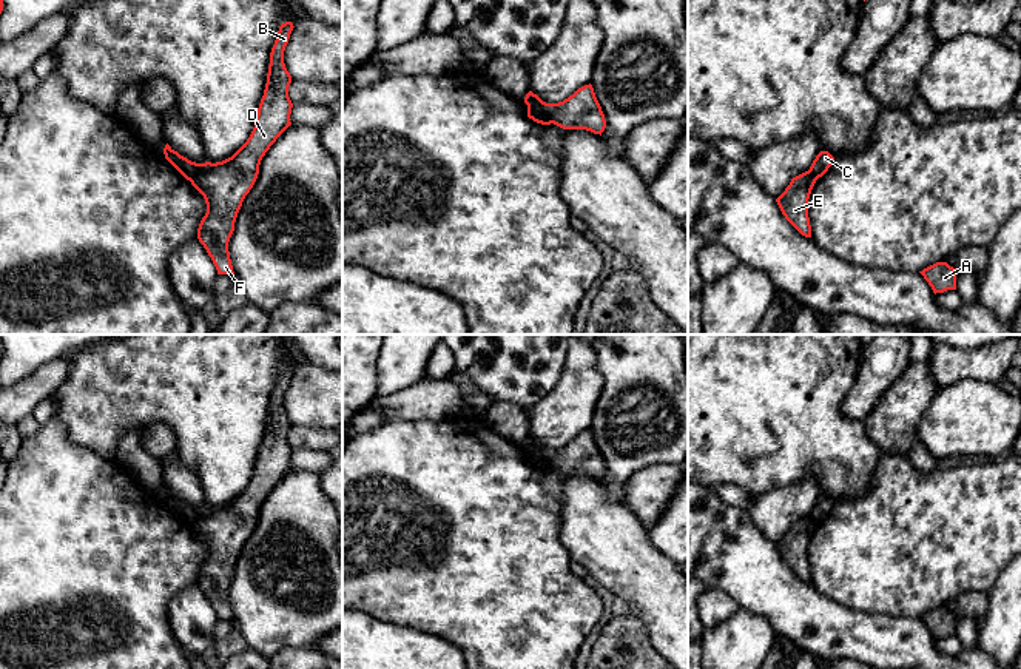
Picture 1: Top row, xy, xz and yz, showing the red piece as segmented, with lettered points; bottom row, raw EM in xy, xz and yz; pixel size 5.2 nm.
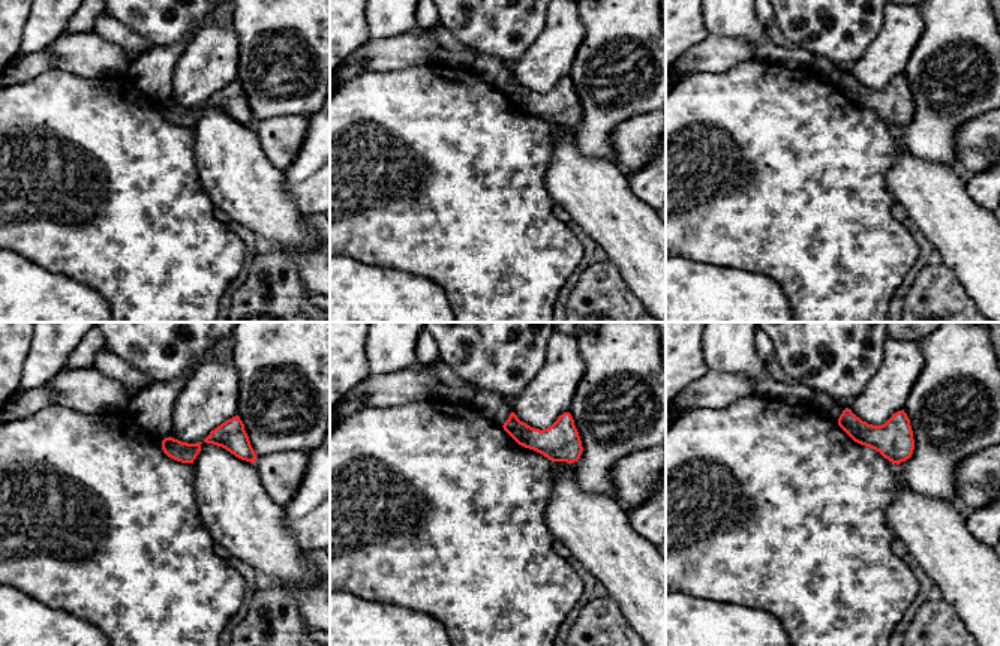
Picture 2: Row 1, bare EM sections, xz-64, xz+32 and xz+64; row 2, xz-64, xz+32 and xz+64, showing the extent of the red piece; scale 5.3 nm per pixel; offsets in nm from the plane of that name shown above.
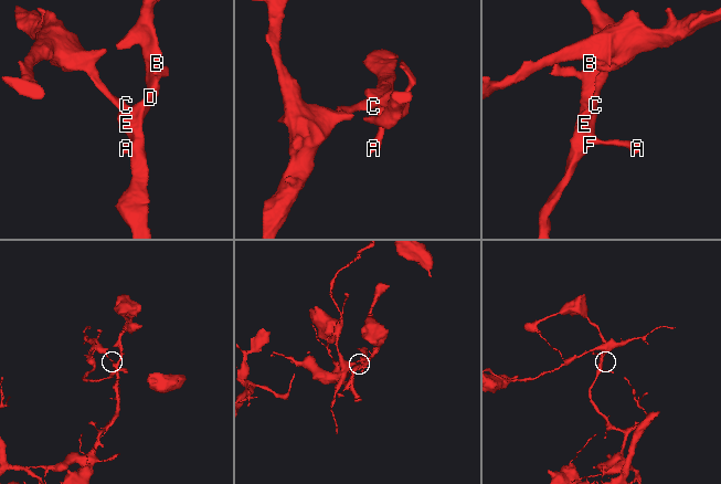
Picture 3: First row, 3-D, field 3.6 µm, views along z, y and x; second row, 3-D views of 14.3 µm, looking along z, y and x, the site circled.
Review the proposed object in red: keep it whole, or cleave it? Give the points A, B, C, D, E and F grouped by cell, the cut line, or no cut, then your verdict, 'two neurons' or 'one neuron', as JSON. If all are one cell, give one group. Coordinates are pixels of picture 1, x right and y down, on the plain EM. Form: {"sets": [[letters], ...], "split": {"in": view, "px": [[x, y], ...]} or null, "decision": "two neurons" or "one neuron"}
{"sets": [["A", "B", "D", "E", "F"], ["C"]], "split": {"in": "xz", "px": [[528, 450], [539, 455], [551, 467]]}, "decision": "two neurons"}

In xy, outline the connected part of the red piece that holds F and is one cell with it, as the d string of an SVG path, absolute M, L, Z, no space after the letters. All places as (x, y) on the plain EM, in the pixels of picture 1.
M291 367L279 371L270 398L264 441L247 487L231 503L211 509L190 526L207 549L207 558L197 573L197 584L211 603L217 620L234 620L228 587L238 558L258 524L262 503L291 470L293 449L288 442L291 421L284 408L284 396L293 373Z

